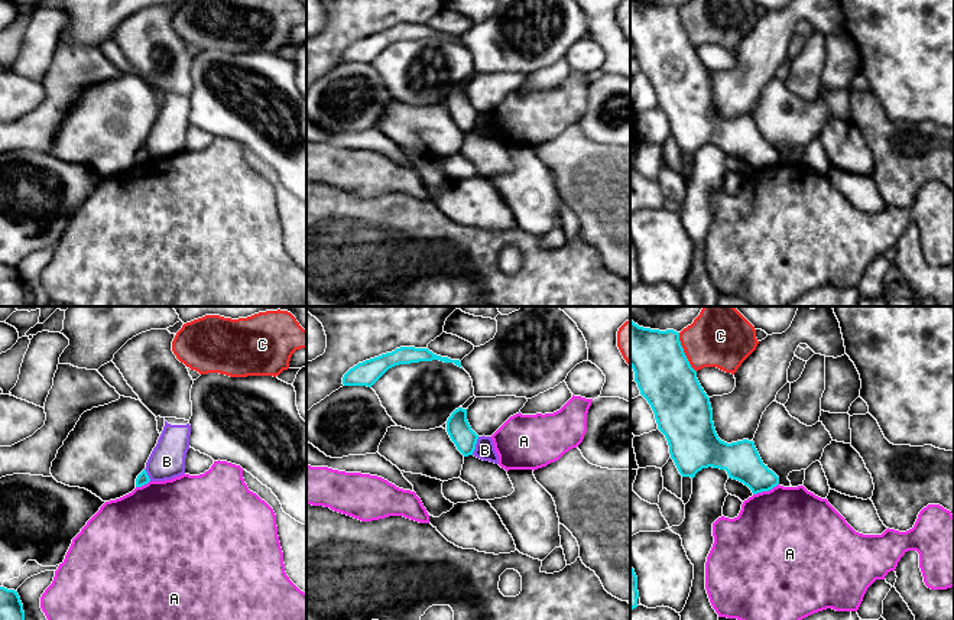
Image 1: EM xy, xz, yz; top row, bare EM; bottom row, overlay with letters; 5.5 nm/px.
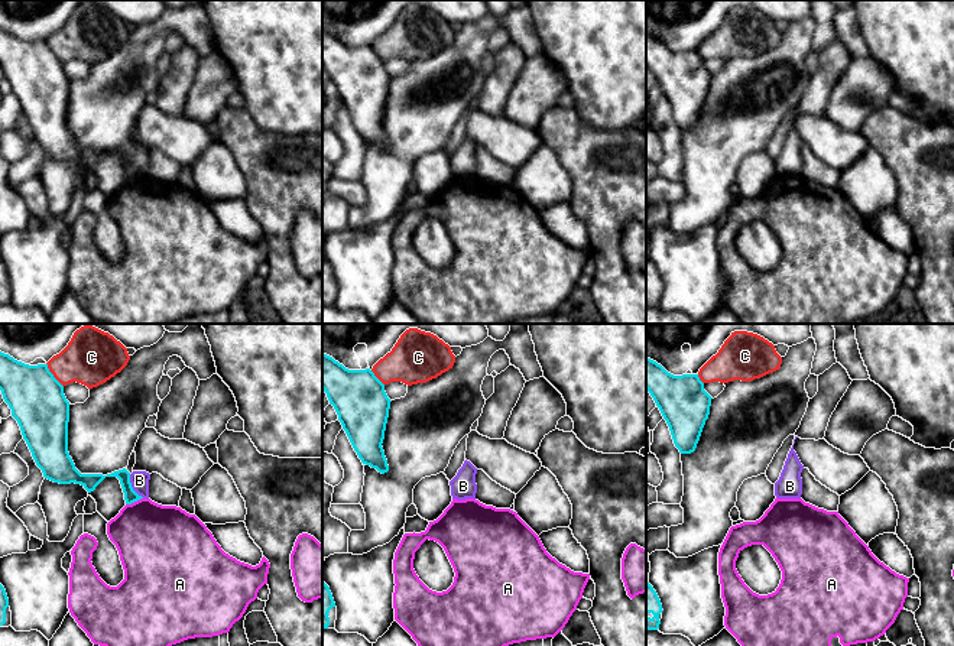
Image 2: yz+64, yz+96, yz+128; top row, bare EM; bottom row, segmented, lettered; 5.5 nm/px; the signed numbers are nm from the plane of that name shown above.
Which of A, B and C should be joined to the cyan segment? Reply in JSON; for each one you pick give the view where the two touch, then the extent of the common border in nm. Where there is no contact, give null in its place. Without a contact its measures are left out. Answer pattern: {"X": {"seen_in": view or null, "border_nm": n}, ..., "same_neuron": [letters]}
{"same_neuron": []}

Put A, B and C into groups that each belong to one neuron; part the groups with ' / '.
A / B / C

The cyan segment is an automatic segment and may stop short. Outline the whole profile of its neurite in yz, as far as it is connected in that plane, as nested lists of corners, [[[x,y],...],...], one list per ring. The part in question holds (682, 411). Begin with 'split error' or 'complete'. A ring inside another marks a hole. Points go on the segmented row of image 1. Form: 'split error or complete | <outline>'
complete | [[[630,318],[630,367],[640,395],[650,405],[658,429],[665,435],[669,454],[682,477],[694,478],[702,468],[726,470],[729,478],[747,486],[753,494],[769,491],[779,477],[763,464],[753,441],[727,444],[716,432],[710,397],[701,387],[674,330],[643,328]]]

